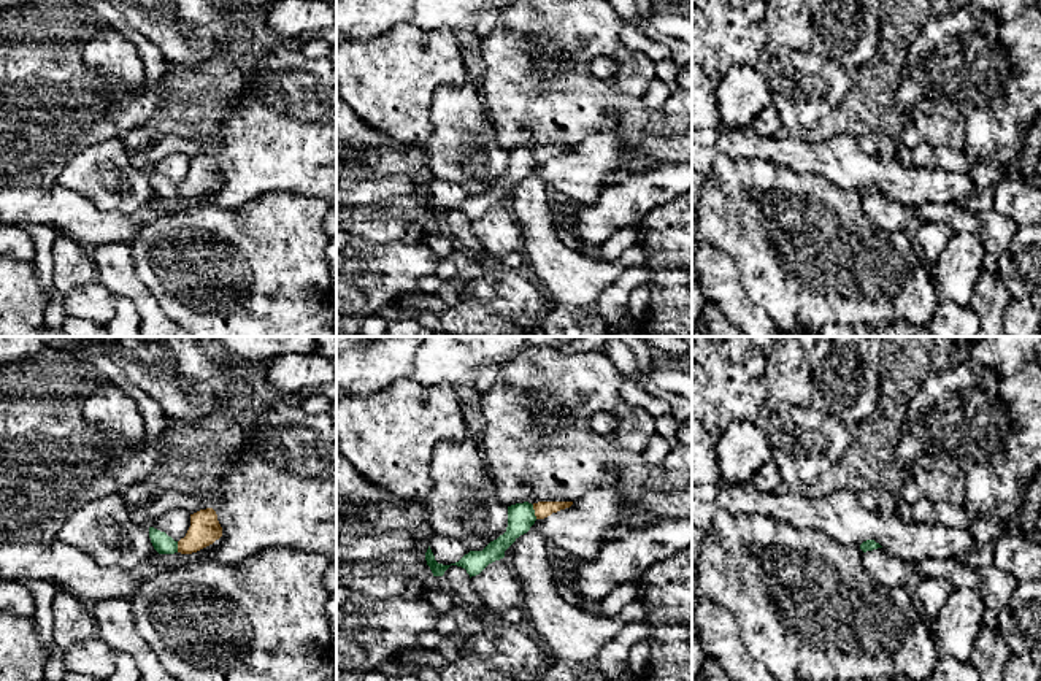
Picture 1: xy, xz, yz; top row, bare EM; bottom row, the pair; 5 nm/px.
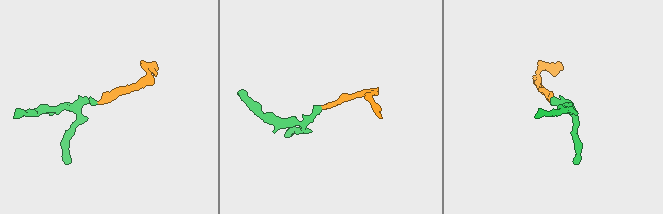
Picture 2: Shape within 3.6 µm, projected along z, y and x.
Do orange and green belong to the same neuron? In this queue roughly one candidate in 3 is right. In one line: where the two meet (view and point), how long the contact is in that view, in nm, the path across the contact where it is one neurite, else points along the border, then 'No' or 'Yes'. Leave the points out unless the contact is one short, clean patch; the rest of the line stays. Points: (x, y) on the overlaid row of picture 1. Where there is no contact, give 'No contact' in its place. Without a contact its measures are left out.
Touches orange at xz (535, 511). Shared border 80 nm. Path across: xz (541, 508), (535, 511), (521, 516). Yes

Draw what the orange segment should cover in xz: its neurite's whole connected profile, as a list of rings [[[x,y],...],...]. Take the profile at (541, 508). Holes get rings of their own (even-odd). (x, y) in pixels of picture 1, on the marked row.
[[[538,502],[516,503],[508,506],[508,527],[503,535],[490,541],[482,551],[470,551],[459,562],[451,564],[467,570],[471,576],[479,575],[489,564],[505,557],[505,551],[524,533],[530,530],[536,519],[544,519],[552,513],[570,508],[573,502]]]

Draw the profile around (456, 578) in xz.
[[[451,565],[443,575],[444,584],[455,595],[462,606],[478,611],[482,608],[481,597],[474,592],[470,583],[470,575],[465,568]]]

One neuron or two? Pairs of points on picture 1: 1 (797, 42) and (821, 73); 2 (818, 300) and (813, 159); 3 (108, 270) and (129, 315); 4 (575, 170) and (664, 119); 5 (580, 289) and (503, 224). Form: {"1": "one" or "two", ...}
{"1": "two", "2": "two", "3": "two", "4": "two", "5": "two"}

